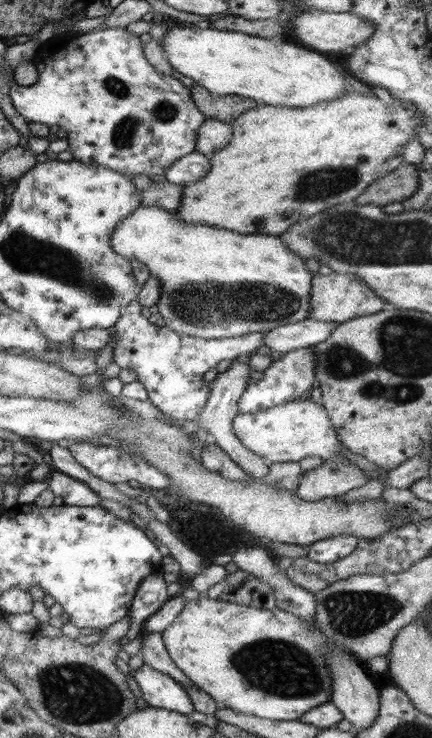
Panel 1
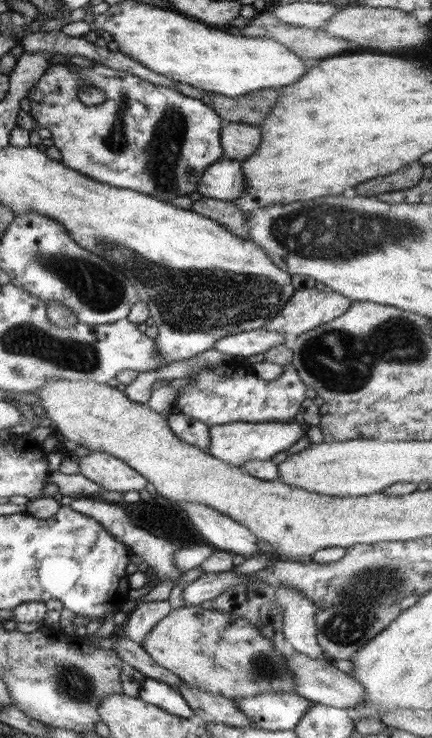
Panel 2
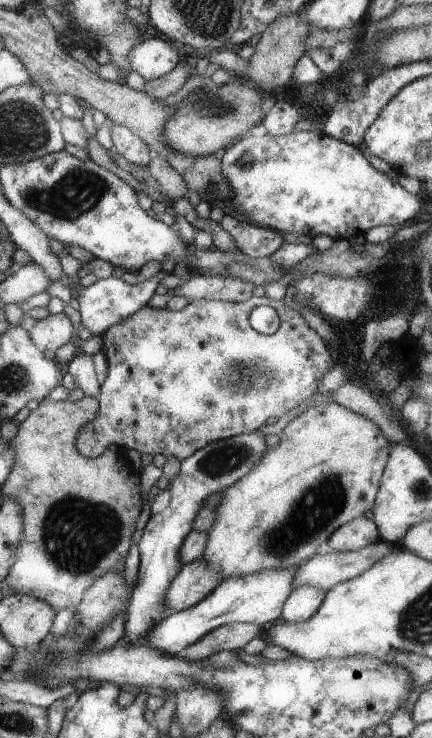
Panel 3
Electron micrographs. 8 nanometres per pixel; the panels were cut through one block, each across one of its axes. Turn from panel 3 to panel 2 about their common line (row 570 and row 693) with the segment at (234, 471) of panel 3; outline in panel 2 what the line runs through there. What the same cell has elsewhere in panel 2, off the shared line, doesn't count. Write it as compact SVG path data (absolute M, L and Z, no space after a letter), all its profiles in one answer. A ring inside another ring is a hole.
M147 678L139 692L140 700L162 708L180 718L195 719L195 712L189 707L184 697L169 684Z

